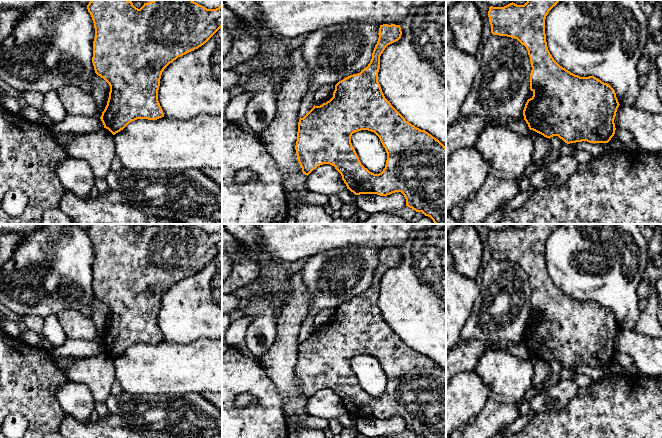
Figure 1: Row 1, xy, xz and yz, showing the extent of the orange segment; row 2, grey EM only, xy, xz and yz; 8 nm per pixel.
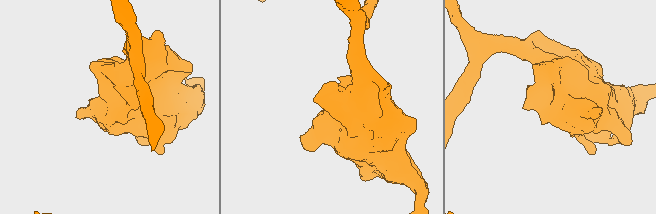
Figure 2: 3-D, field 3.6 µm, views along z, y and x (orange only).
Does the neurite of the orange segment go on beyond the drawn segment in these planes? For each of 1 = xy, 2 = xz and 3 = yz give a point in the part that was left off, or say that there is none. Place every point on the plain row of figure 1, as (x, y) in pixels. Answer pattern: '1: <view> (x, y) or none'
1: none
2: none
3: none

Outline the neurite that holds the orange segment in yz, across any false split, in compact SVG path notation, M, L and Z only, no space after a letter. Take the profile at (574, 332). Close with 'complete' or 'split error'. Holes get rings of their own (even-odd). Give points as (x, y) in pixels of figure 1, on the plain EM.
M527 224L524 229L510 227L504 231L489 231L488 241L493 259L517 263L528 275L531 287L530 314L533 320L527 324L523 340L530 354L546 362L558 360L565 367L587 365L589 367L608 367L615 358L614 343L619 326L615 314L594 300L580 301L560 290L550 278L545 258L545 243L559 224Z; complete

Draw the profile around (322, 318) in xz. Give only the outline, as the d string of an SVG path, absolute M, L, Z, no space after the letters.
M325 309L324 311L317 314L312 322L312 326L315 330L320 330L326 327L333 321L335 309Z

